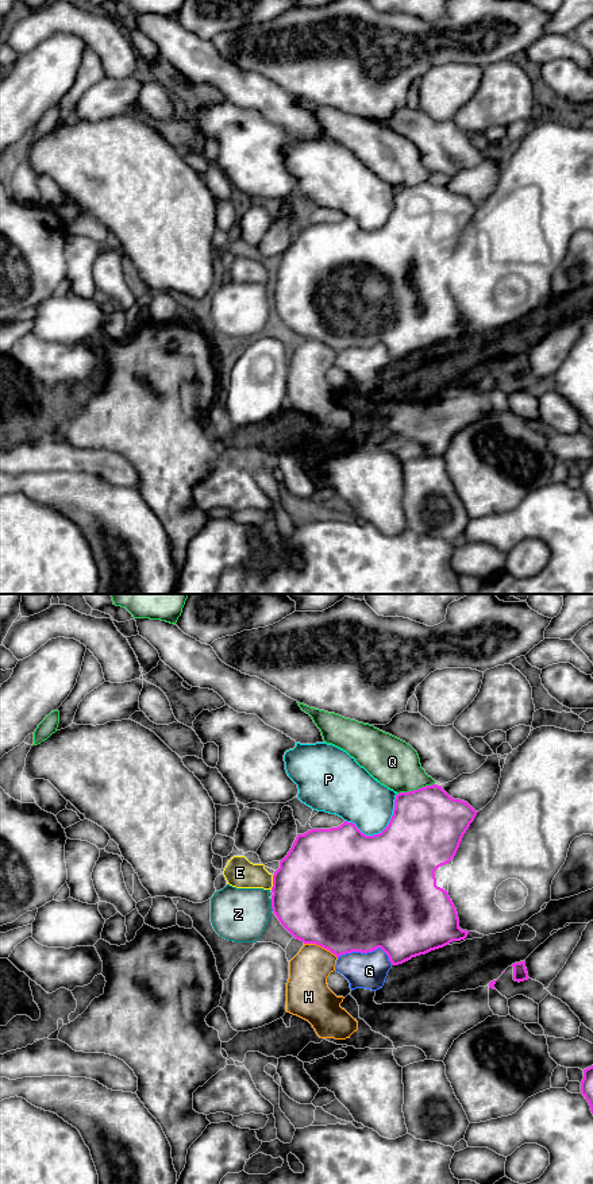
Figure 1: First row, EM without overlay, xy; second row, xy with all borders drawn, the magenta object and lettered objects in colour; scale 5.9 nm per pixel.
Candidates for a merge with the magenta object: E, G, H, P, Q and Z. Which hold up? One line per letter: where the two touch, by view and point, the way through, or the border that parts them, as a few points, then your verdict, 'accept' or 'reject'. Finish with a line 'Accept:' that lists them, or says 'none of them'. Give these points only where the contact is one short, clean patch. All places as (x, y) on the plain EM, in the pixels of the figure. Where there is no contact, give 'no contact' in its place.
E: xy (273, 277) | reject
G: xy (368, 346) | reject
H: xy (320, 340) | reject
P: xy (382, 226) | reject
Q: xy (415, 185) | reject
Z: xy (272, 300) | reject
Accept: none of them

